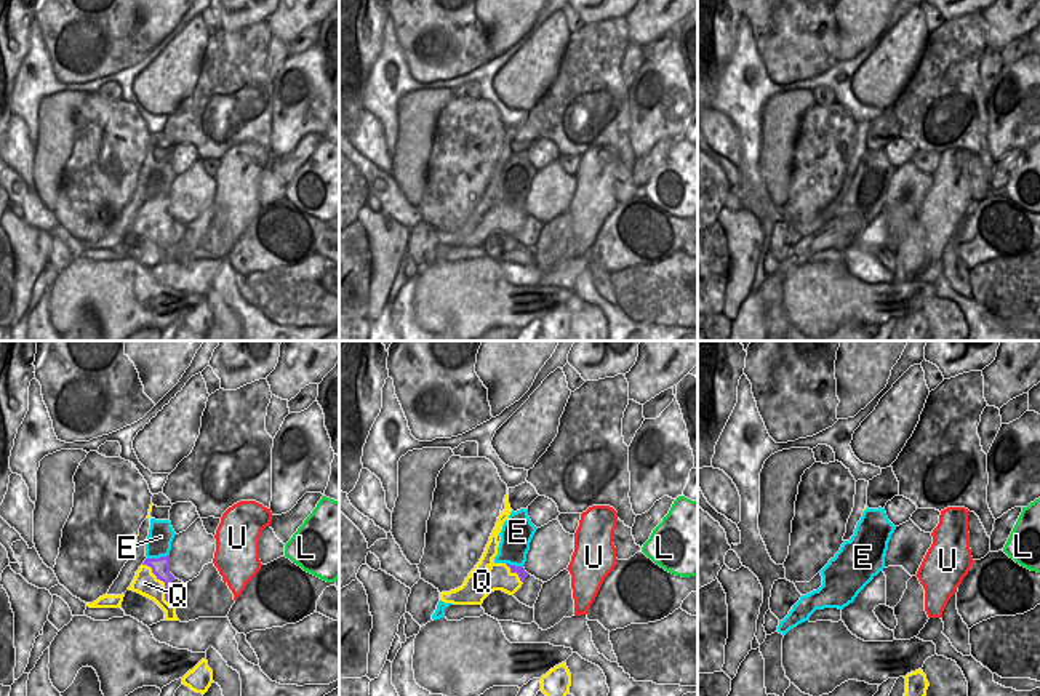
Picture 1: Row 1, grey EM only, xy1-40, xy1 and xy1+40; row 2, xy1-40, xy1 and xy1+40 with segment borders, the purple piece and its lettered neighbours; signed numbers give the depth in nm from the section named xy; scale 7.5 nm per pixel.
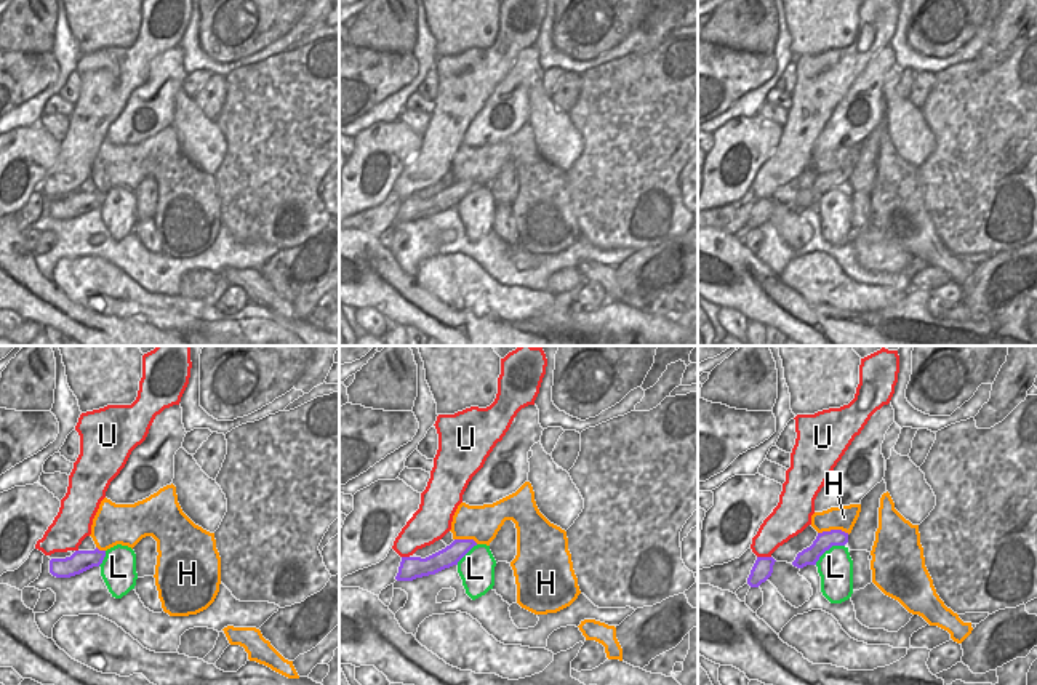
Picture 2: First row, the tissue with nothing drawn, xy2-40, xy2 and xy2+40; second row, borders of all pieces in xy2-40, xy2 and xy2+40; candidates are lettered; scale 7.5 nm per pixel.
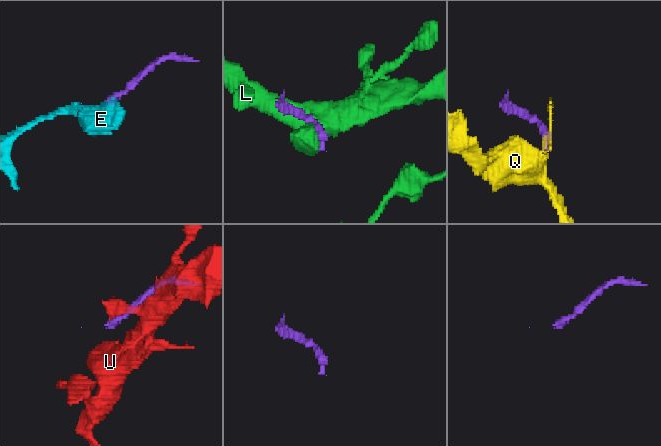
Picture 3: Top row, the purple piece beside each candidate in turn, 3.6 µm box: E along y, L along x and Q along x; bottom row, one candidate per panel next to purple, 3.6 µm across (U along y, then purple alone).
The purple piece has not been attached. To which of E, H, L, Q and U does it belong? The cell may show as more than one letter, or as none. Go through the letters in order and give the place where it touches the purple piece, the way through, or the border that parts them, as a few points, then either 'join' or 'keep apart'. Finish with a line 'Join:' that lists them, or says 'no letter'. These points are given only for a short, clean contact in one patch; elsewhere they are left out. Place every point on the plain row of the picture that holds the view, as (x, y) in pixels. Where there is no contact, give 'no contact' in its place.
E: meets purple in xy1-40 at (157, 200); join
H: meets purple in xy2+40 at (834, 172); border along xy2+40 (818, 173), (844, 172), (848, 175); keep apart
L: meets purple in xy2+40 at (828, 191); keep apart
Q: meets purple in xy1-40 at (165, 226); border along xy1-40 (143, 205), (164, 224), (164, 239), (175, 245); keep apart
U: meets purple in xy2+40 at (764, 199); keep apart
Join: E

